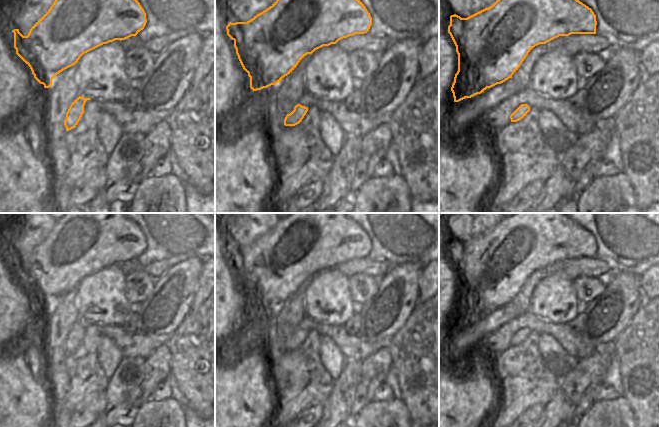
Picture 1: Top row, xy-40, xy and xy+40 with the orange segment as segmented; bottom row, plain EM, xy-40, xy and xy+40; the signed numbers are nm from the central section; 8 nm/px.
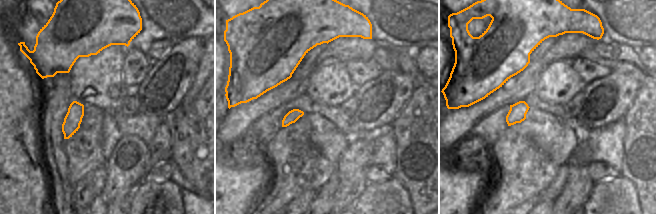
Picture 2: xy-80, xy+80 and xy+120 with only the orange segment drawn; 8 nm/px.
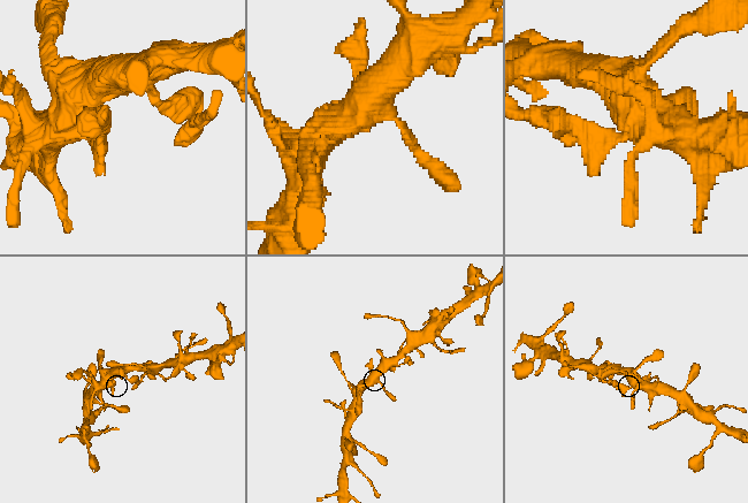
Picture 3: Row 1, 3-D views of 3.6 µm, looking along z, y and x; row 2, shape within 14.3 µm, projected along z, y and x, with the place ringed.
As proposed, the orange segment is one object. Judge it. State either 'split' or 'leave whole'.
split

